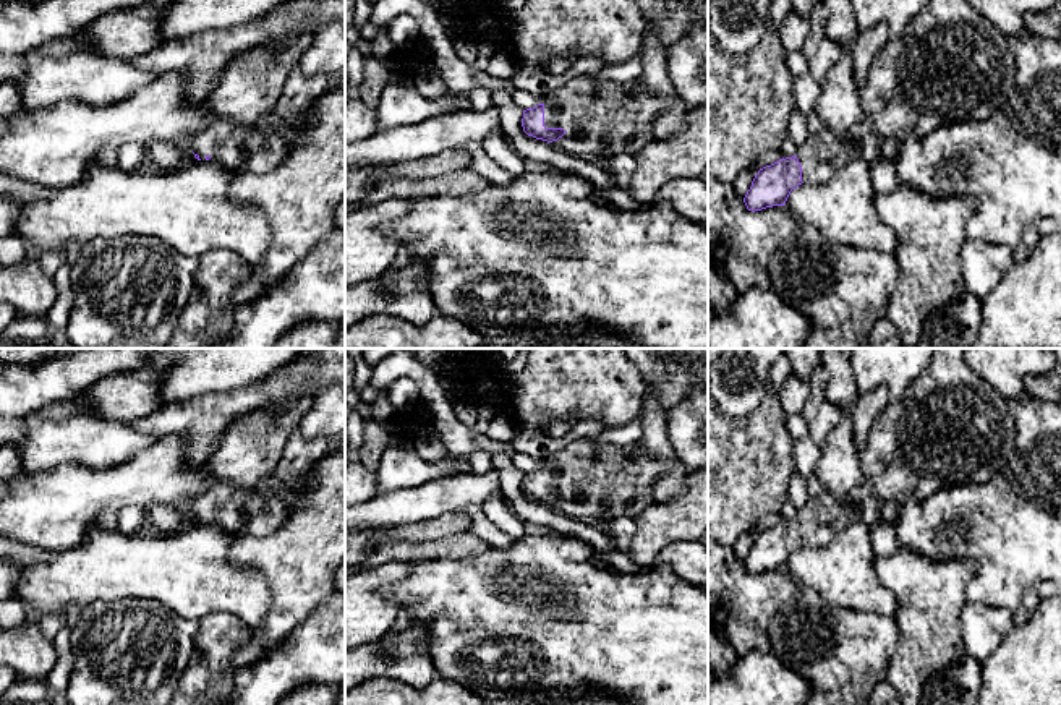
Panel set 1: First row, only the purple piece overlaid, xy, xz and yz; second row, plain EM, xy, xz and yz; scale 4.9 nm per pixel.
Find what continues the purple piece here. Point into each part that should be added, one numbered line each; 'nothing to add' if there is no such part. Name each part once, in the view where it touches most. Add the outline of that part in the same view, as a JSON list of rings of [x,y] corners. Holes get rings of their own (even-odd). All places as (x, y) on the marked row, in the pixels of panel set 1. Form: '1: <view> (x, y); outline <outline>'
1: xz (601, 119); outline [[[585,75],[569,79],[564,86],[544,94],[544,126],[564,128],[565,135],[551,144],[570,156],[588,160],[606,160],[617,154],[635,156],[654,139],[654,120],[664,104],[646,88],[641,78],[617,83],[590,79]]]

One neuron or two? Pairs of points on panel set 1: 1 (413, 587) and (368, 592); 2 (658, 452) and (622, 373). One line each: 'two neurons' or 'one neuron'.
1: two neurons
2: two neurons

